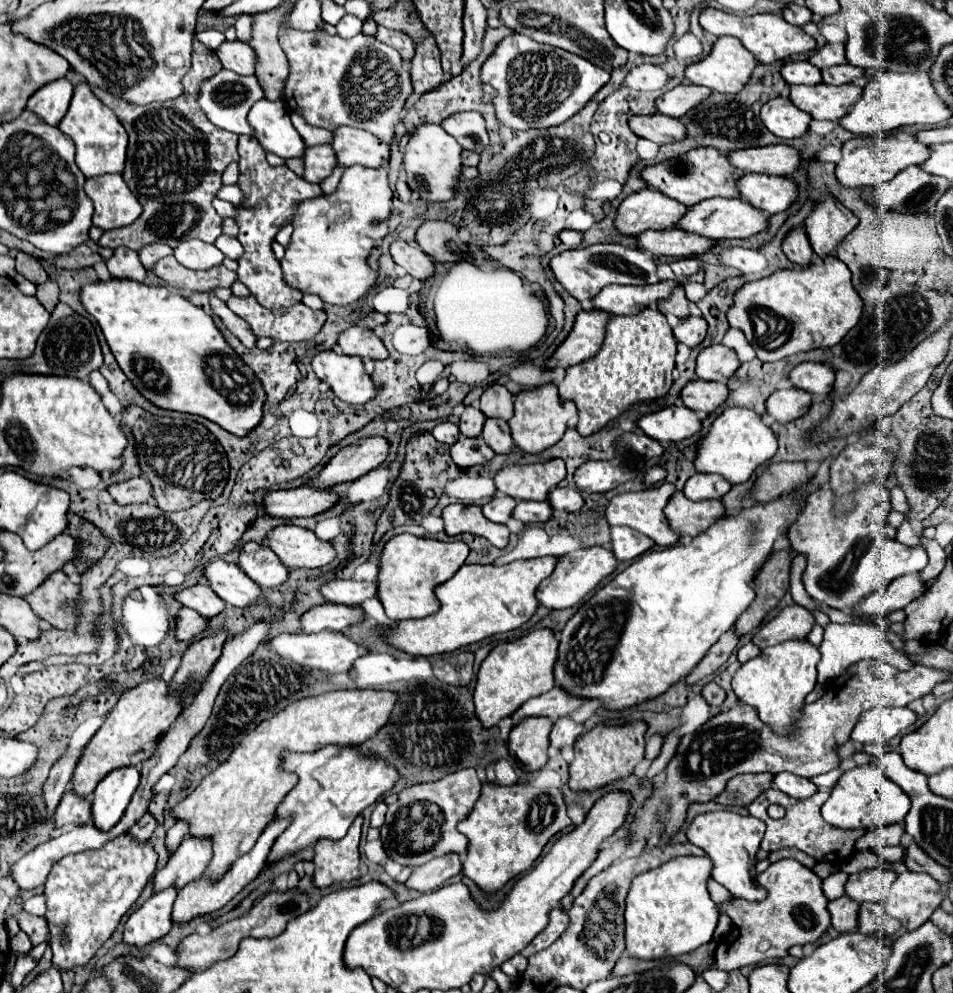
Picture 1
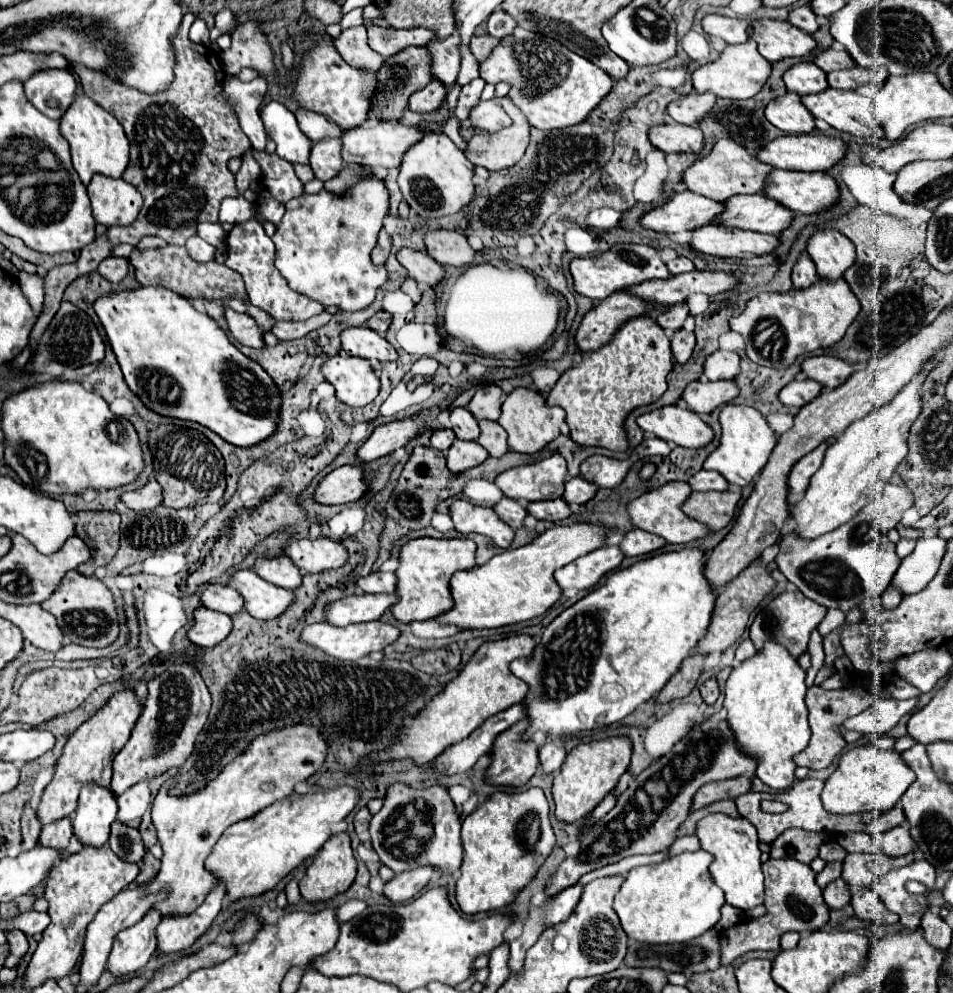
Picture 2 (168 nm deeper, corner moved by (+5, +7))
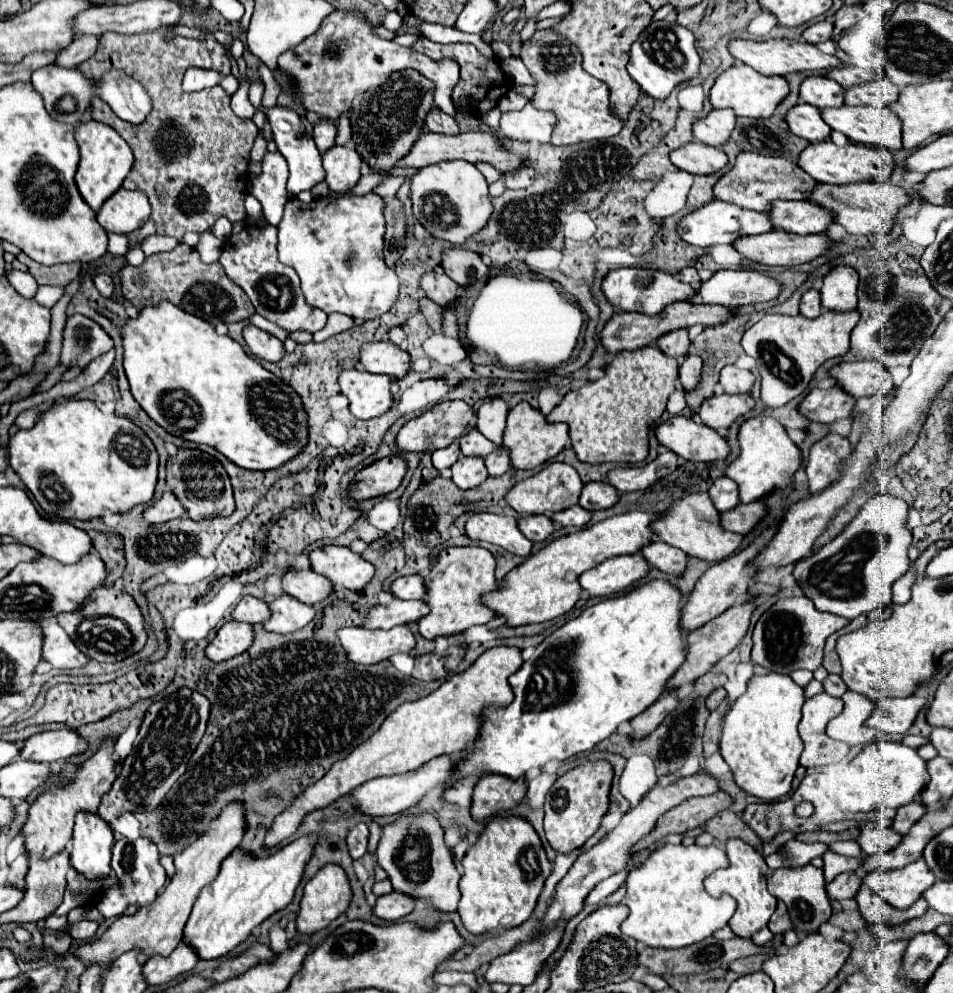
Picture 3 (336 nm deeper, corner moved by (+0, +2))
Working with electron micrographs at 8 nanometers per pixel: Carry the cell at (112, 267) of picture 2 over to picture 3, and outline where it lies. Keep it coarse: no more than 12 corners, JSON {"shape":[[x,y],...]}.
{"shape":[[107,274],[93,278],[95,288],[105,298],[113,292],[113,280]]}

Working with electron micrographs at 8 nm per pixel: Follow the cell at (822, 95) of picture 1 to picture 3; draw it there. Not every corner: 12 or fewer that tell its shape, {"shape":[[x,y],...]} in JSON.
{"shape":[[841,106],[823,120],[849,140],[901,150],[889,108]]}

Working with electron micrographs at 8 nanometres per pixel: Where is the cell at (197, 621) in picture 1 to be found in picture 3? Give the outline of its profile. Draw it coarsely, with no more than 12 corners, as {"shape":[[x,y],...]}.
{"shape":[[227,622],[207,646],[207,658],[223,662],[251,648],[253,626]]}

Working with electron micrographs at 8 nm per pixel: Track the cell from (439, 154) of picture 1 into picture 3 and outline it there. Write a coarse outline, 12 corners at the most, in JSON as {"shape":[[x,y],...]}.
{"shape":[[469,162],[421,168],[413,212],[461,246],[491,218],[483,174]]}

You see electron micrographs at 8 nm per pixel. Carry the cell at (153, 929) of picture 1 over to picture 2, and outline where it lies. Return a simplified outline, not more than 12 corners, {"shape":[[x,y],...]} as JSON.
{"shape":[[150,909],[116,935],[108,969],[128,975],[142,969],[158,947],[162,917]]}

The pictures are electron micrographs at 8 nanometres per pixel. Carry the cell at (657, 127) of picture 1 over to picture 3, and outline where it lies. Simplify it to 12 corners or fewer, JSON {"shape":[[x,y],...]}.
{"shape":[[691,142],[673,150],[671,162],[707,176],[729,160],[721,148]]}

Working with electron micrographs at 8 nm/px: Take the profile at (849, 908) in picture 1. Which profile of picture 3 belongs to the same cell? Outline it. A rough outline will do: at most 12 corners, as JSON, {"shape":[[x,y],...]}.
{"shape":[[855,872],[835,876],[827,886],[833,900],[853,898],[861,886]]}

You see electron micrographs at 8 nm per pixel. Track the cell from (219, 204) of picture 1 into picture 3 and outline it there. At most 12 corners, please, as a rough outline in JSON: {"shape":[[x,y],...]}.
{"shape":[[219,218],[211,234],[225,242],[231,234],[231,222]]}

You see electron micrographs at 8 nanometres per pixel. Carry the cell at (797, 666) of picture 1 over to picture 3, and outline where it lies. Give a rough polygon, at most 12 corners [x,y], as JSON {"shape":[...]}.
{"shape":[[787,674],[753,676],[719,752],[765,802],[789,794],[805,696]]}

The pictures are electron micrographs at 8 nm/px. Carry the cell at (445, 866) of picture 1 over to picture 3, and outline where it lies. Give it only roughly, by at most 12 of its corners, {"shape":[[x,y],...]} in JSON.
{"shape":[[391,892],[379,896],[373,914],[395,922],[415,908],[415,898]]}

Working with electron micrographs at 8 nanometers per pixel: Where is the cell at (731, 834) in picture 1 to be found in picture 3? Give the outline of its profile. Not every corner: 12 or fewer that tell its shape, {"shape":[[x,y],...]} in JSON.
{"shape":[[743,840],[723,848],[729,868],[705,880],[709,894],[737,900],[729,928],[751,938],[767,926],[777,898],[767,864]]}

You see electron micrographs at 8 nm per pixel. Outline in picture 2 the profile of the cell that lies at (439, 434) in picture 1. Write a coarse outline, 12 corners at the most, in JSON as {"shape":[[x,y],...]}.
{"shape":[[452,429],[432,433],[432,447],[446,451],[452,445]]}

